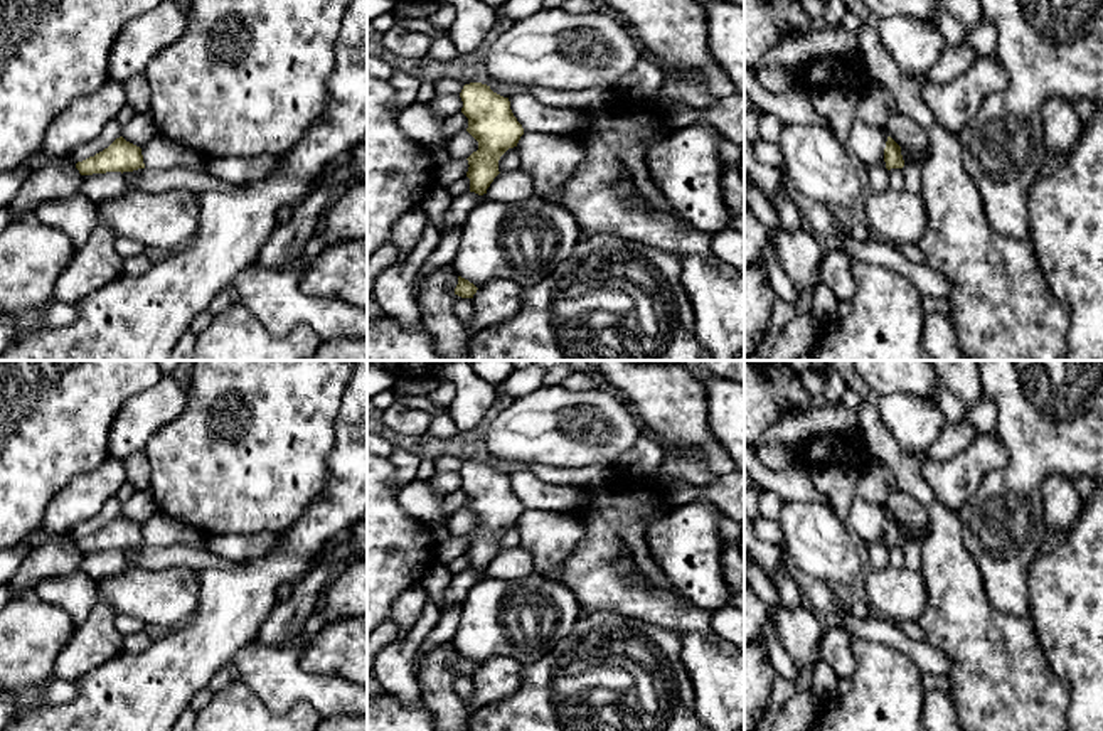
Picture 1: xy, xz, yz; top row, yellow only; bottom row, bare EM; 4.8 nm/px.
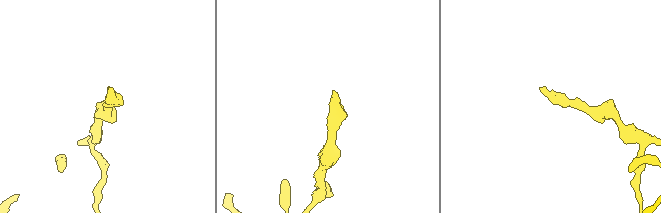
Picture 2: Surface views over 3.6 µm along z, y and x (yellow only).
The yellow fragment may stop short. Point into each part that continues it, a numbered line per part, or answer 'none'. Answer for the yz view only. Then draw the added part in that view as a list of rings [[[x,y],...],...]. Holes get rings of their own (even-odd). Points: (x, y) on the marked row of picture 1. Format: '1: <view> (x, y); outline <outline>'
none

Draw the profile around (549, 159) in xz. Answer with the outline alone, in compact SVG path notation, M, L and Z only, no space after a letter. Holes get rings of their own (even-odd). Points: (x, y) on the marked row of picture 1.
M524 131L517 148L520 167L532 177L534 195L561 204L561 189L581 163L583 147L566 135Z

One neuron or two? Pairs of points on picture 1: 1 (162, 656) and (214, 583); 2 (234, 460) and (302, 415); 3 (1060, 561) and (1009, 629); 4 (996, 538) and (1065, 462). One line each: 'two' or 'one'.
1: one
2: one
3: two
4: one

